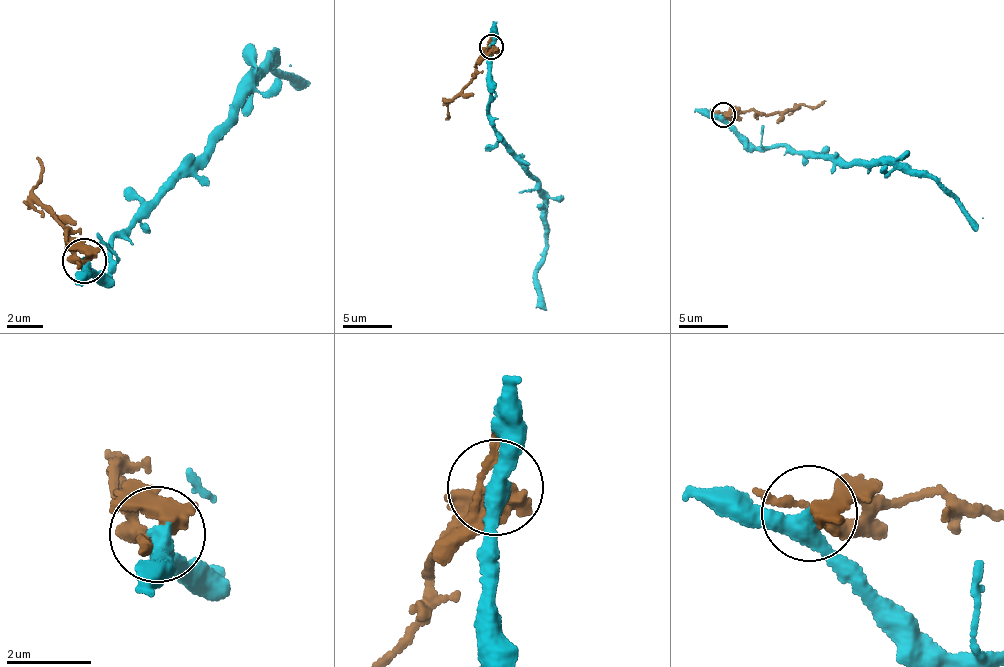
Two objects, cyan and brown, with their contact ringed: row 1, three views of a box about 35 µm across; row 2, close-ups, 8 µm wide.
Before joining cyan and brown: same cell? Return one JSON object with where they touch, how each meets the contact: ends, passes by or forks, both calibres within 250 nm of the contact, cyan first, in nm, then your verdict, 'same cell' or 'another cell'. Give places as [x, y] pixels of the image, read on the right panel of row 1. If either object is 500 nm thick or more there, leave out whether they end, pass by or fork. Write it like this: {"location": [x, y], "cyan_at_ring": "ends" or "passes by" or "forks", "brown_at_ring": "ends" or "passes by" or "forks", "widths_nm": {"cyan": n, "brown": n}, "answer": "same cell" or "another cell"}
{"location": [723, 114], "cyan_at_ring": "passes by", "brown_at_ring": "passes by", "widths_nm": {"cyan": 400, "brown": 360}, "answer": "another cell"}

